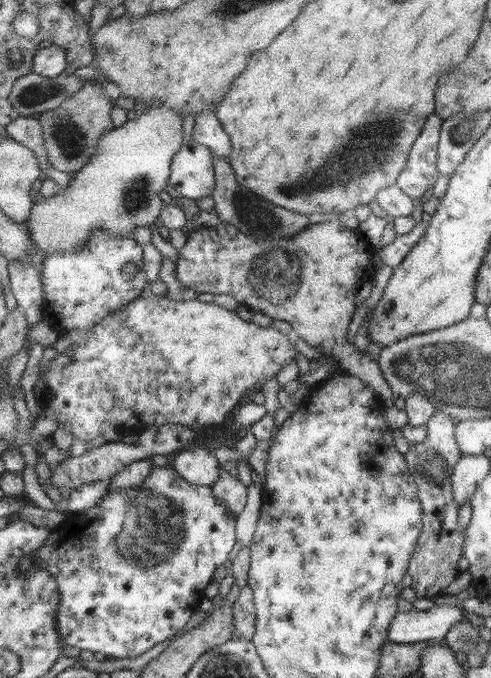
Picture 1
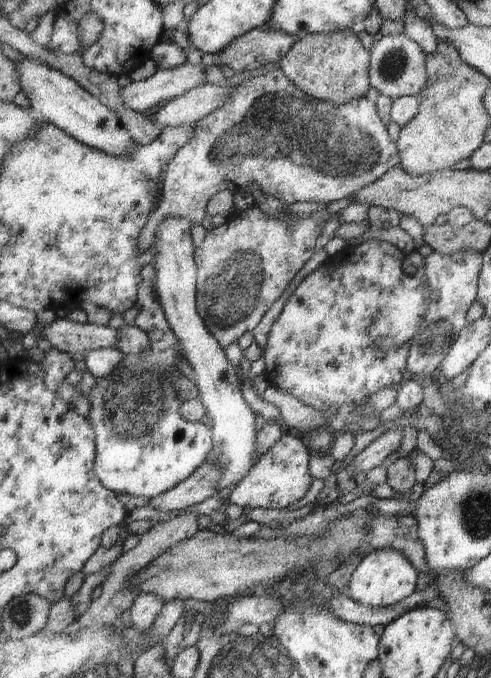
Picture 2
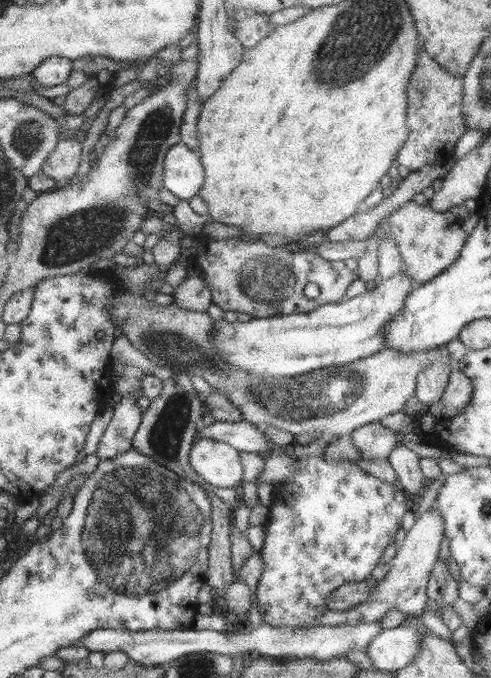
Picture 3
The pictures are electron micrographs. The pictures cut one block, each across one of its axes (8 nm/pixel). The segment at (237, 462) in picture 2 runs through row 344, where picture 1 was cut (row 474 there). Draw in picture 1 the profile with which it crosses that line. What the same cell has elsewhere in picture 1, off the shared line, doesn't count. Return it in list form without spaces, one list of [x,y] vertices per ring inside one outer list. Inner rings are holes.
[[[193,446],[181,451],[171,466],[193,484],[211,487],[219,480],[219,465],[209,449]]]

